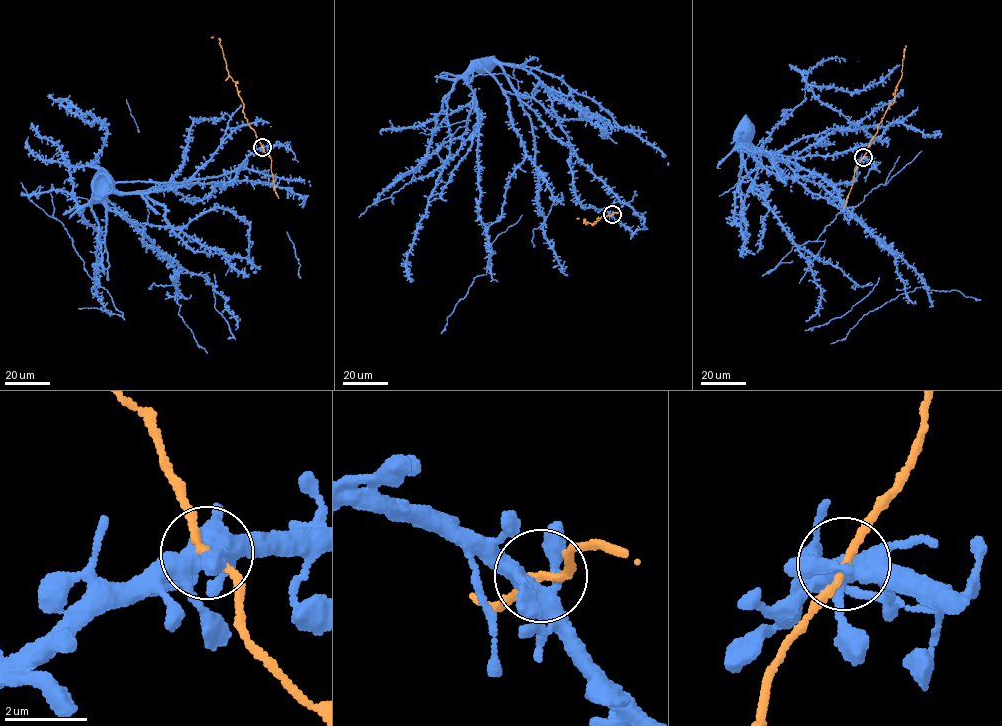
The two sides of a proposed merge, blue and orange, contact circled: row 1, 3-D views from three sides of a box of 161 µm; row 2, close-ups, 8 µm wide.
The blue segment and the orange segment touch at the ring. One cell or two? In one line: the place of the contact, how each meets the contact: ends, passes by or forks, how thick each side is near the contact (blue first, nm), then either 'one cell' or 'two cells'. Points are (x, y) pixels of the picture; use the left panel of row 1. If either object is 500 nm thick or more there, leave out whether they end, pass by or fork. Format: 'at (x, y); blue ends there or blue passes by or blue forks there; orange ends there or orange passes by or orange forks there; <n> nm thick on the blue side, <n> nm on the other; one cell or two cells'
at (262, 147); blue forks there; orange passes by; 440 nm thick on the blue side, 170 nm on the other; one cell

